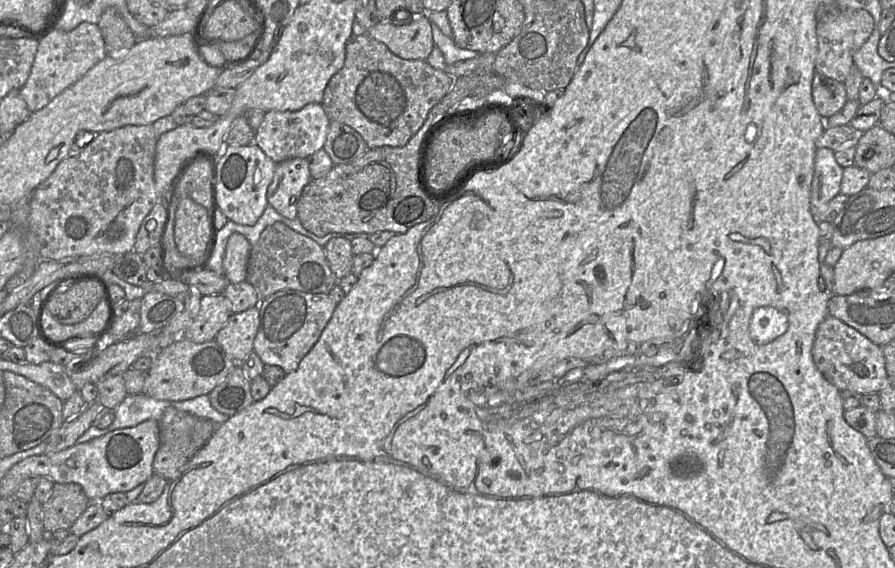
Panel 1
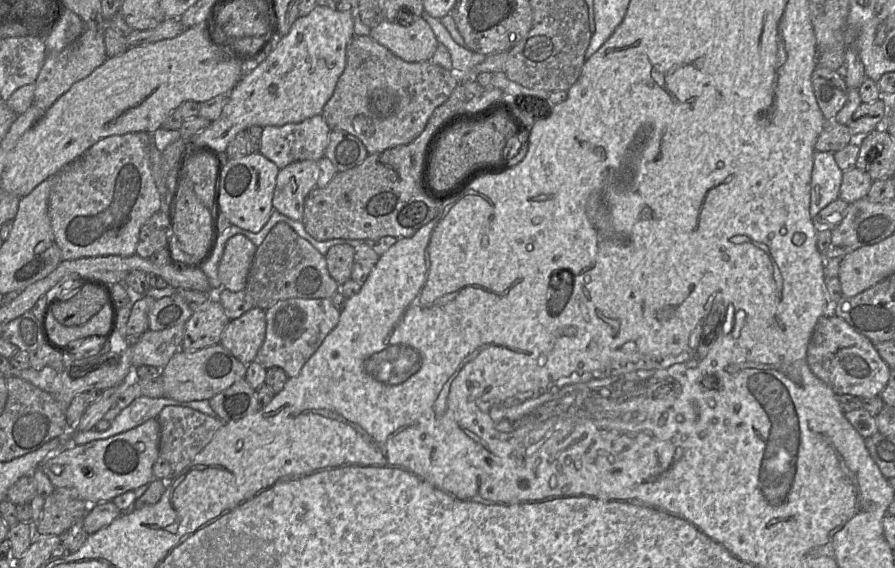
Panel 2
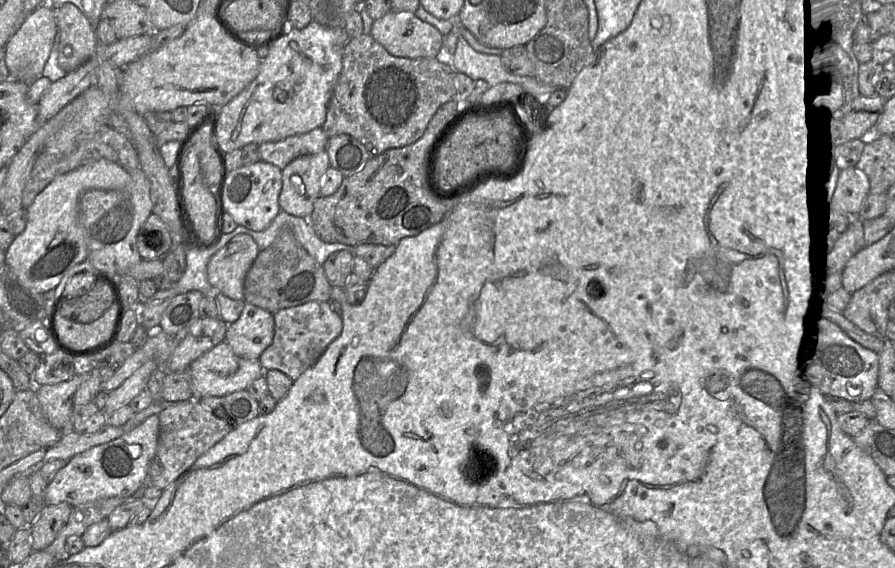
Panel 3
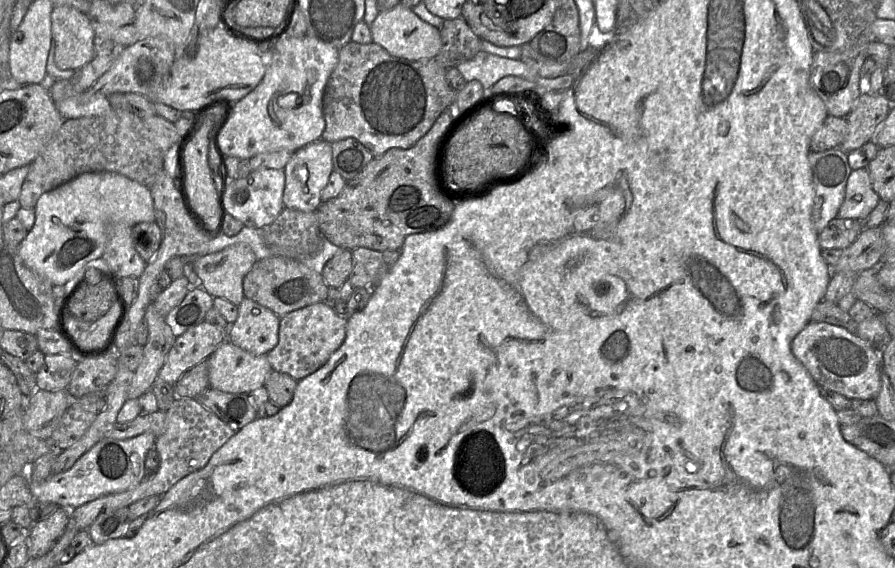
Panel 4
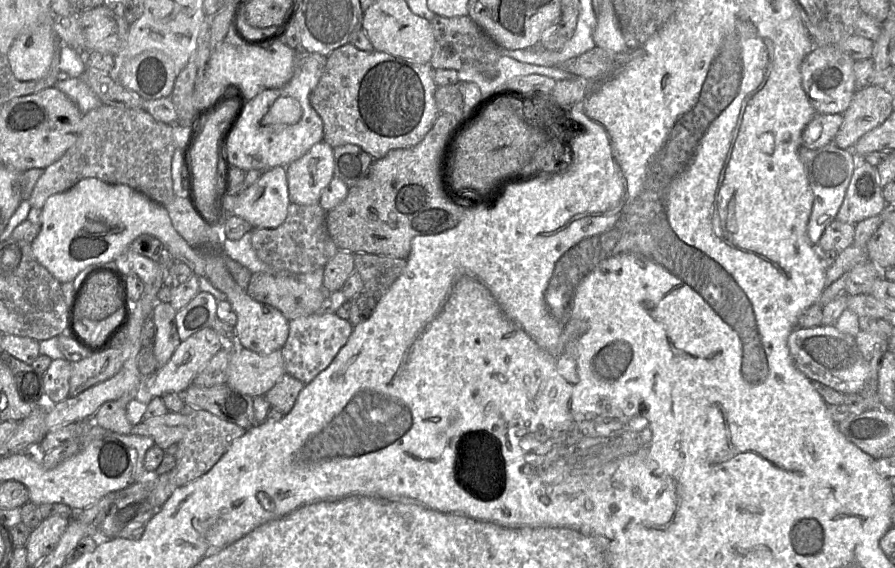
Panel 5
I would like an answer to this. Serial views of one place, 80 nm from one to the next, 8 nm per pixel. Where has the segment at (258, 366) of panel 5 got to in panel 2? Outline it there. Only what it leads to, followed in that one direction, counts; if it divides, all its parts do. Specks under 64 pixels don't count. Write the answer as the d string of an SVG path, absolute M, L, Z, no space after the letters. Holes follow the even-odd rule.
M219 343L193 352L178 350L160 370L166 398L178 401L209 401L236 381L245 378L247 365Z

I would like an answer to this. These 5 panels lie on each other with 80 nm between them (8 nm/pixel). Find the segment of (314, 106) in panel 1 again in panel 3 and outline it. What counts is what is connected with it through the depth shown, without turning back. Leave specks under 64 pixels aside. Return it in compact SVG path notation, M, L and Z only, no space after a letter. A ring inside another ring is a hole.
M322 127L310 132L290 136L278 142L265 142L259 145L260 160L283 170L293 160L326 150L329 137Z

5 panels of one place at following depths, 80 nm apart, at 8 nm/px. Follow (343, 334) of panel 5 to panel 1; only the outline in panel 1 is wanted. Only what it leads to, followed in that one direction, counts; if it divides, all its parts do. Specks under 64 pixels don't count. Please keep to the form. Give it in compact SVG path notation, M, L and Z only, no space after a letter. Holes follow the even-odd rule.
M285 289L270 295L259 304L260 325L254 339L254 351L264 364L280 366L286 374L295 371L318 341L337 305L325 293Z

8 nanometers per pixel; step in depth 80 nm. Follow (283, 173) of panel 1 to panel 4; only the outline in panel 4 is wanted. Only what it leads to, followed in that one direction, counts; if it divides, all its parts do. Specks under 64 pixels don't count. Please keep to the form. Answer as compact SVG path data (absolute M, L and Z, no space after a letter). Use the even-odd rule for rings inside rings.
M320 139L294 152L284 168L283 203L285 208L303 212L316 211L322 203L321 193L326 187L333 170L332 147L329 142Z

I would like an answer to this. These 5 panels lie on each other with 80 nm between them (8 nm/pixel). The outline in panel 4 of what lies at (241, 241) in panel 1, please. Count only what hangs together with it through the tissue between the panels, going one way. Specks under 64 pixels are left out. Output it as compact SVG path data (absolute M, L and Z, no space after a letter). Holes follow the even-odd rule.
M238 243L192 260L199 286L213 297L221 297L239 306L245 298L243 281L257 258L251 247Z

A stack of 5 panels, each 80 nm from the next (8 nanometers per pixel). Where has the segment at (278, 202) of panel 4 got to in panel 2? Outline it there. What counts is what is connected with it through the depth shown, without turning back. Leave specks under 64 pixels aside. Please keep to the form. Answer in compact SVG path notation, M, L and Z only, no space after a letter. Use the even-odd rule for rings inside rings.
M260 152L227 159L220 180L219 205L232 225L257 233L266 225L274 210L272 199L280 168Z

